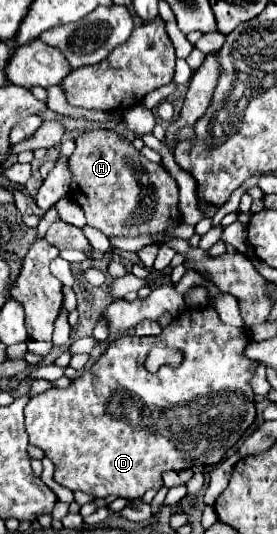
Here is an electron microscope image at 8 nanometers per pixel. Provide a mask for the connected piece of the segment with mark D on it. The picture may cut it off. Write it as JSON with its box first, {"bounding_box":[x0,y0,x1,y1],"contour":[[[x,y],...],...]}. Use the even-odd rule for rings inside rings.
{"bounding_box":[25,308,255,500],"contour":[[[213,308],[185,310],[159,336],[119,336],[107,344],[99,360],[75,378],[69,388],[49,388],[27,402],[25,428],[29,442],[39,446],[55,464],[55,480],[61,486],[97,498],[113,494],[125,500],[137,500],[149,488],[159,490],[163,486],[161,474],[167,470],[219,464],[255,420],[255,402],[249,386],[255,368],[243,356],[247,342],[245,330],[225,326]],[[153,346],[179,350],[183,362],[173,368],[163,366],[155,374],[147,372],[143,362]]]}

